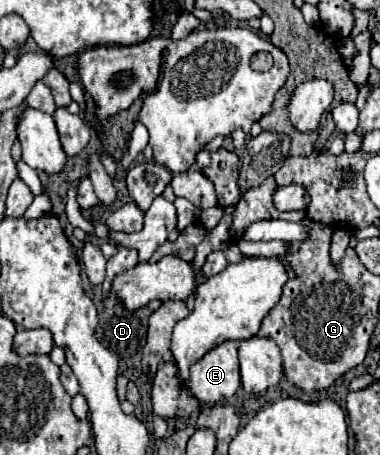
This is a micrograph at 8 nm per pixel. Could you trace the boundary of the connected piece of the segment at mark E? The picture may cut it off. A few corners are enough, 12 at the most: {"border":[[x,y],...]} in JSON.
{"border":[[224,341],[190,367],[200,403],[240,387],[238,341]]}

